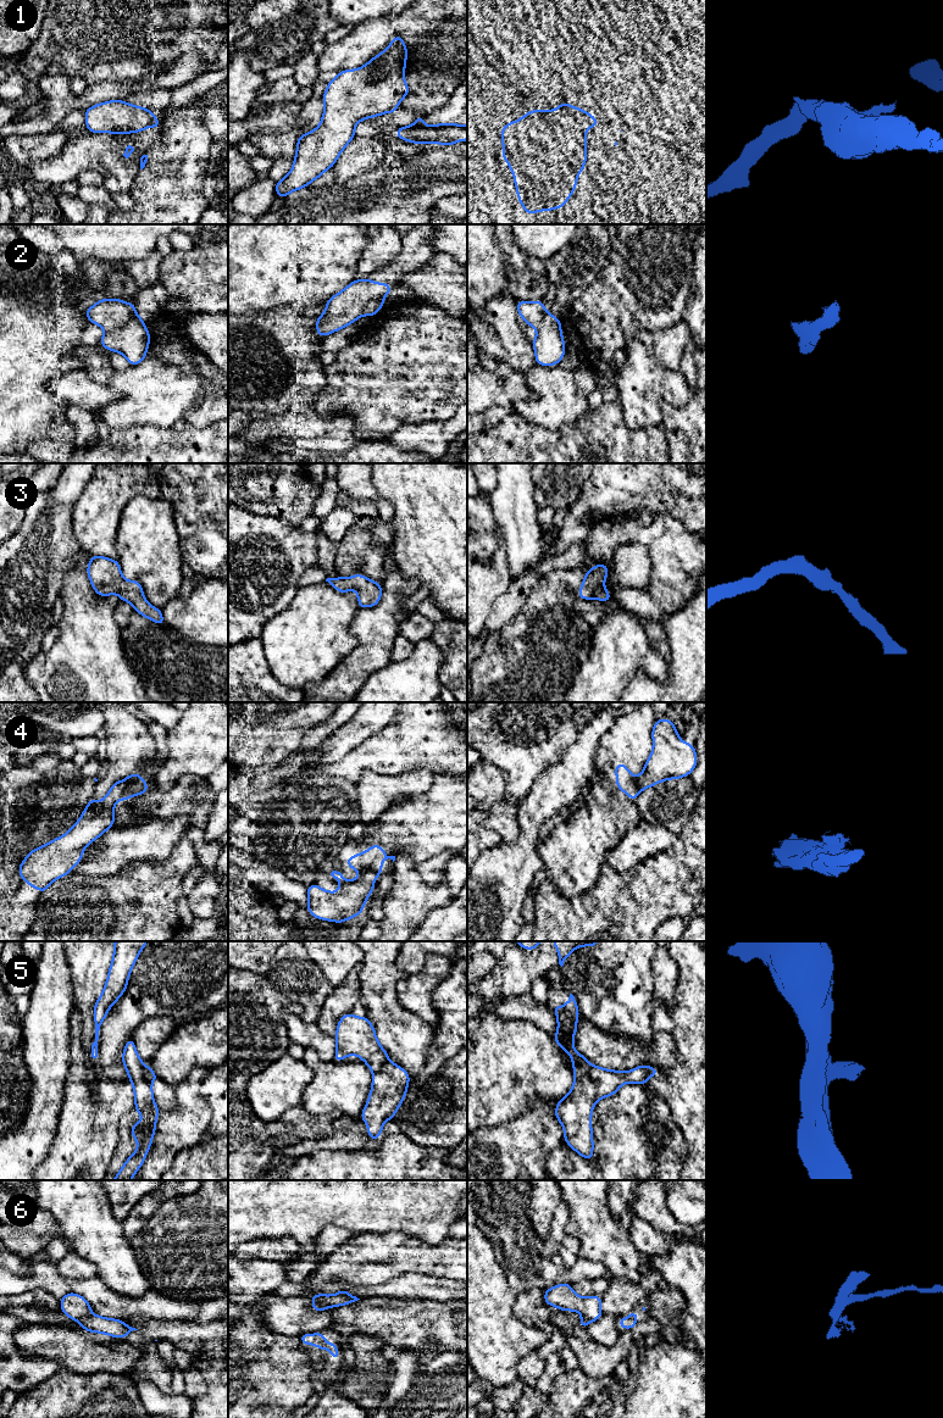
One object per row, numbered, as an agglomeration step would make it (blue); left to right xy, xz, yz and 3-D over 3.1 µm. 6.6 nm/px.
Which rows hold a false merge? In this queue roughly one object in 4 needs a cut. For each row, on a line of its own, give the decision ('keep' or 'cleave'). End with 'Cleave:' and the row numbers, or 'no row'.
1: cleave
2: cleave
3: keep
4: cleave
5: cleave
6: cleave
Cleave: 1, 2, 4, 5, 6

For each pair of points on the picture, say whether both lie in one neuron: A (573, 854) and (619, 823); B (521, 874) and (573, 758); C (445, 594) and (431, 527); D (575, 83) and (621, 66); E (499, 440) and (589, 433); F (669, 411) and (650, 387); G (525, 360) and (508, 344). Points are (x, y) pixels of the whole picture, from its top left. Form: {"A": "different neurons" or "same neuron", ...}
{"A": "same neuron", "B": "same neuron", "C": "same neuron", "D": "different neurons", "E": "same neuron", "F": "different neurons", "G": "same neuron"}

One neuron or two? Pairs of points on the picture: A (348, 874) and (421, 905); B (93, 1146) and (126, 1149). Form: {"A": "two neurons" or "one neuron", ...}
{"A": "two neurons", "B": "two neurons"}

